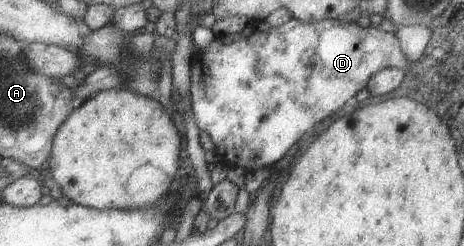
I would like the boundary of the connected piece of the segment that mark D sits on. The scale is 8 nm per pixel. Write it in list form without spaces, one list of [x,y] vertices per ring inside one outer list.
[[[292,18],[282,26],[270,26],[270,22],[267,19],[249,20],[241,32],[216,35],[206,52],[200,53],[199,50],[196,50],[192,60],[192,78],[190,80],[190,98],[195,122],[201,131],[208,132],[209,136],[213,138],[216,143],[216,150],[220,155],[220,161],[227,162],[230,160],[230,164],[241,166],[246,172],[252,172],[252,170],[257,168],[273,168],[274,164],[282,160],[290,152],[290,148],[298,140],[302,140],[318,122],[324,122],[328,116],[332,116],[334,112],[342,110],[350,98],[354,98],[362,88],[367,88],[369,80],[374,74],[378,74],[380,70],[390,67],[400,68],[400,70],[405,71],[408,64],[409,62],[406,60],[406,55],[402,54],[401,43],[395,33],[383,31],[378,26],[374,27],[371,25],[363,28],[356,22],[348,23],[340,22],[340,20],[320,20],[320,22],[306,24],[306,22],[302,22],[298,18]]]

